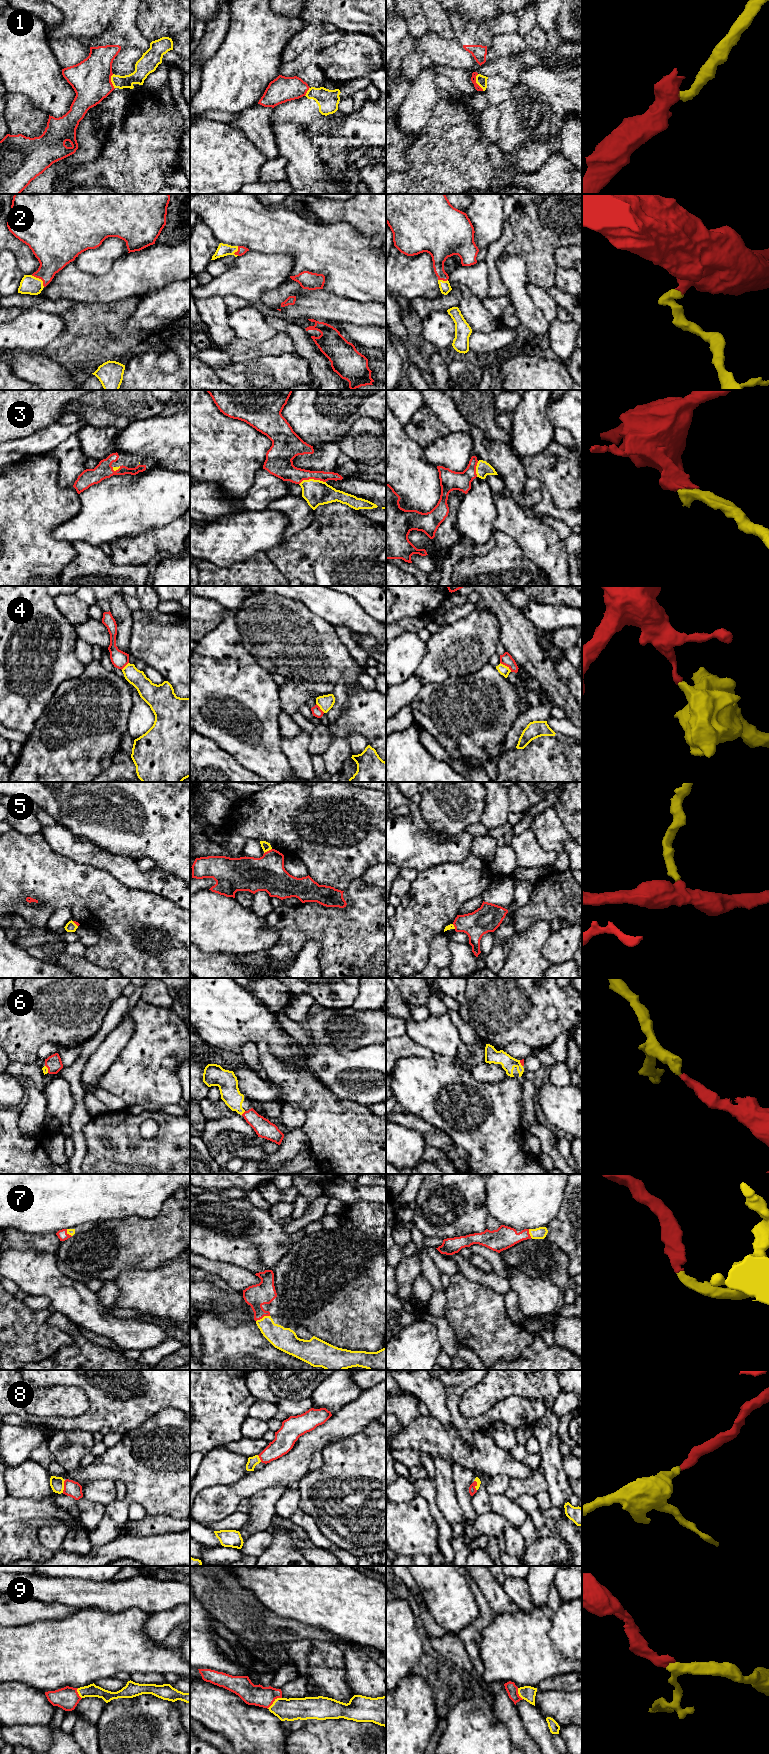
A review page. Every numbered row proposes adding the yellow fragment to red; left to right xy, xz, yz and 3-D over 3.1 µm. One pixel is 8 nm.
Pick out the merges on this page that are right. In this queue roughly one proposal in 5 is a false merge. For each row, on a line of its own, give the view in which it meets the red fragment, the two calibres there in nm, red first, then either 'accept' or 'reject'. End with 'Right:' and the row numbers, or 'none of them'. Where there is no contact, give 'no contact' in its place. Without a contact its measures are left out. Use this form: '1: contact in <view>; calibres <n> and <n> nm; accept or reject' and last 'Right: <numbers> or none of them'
1: contact in yz; calibres 50 and 90 nm; reject
2: contact in xy; calibres 300 and 150 nm; accept
3: contact in xz; calibres 170 and 200 nm; accept
4: contact in yz; calibres 100 and 80 nm; reject
5: contact in xz; calibres 280 and 70 nm; accept
6: contact in xz; calibres 150 and 160 nm; accept
7: contact in xz; calibres 180 and 190 nm; accept
8: contact in xy; calibres 130 and 110 nm; accept
9: contact in xz; calibres 170 and 180 nm; accept
Right: 2, 3, 5, 6, 7, 8, 9

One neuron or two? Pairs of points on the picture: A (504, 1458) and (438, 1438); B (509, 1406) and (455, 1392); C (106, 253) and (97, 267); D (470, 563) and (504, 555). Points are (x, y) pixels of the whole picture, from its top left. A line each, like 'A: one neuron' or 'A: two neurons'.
A: one neuron
B: one neuron
C: one neuron
D: one neuron

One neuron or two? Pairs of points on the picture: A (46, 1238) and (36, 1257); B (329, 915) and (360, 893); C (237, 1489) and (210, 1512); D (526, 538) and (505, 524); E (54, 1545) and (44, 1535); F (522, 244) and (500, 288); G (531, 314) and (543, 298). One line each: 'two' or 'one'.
A: two
B: one
C: one
D: one
E: one
F: two
G: two

